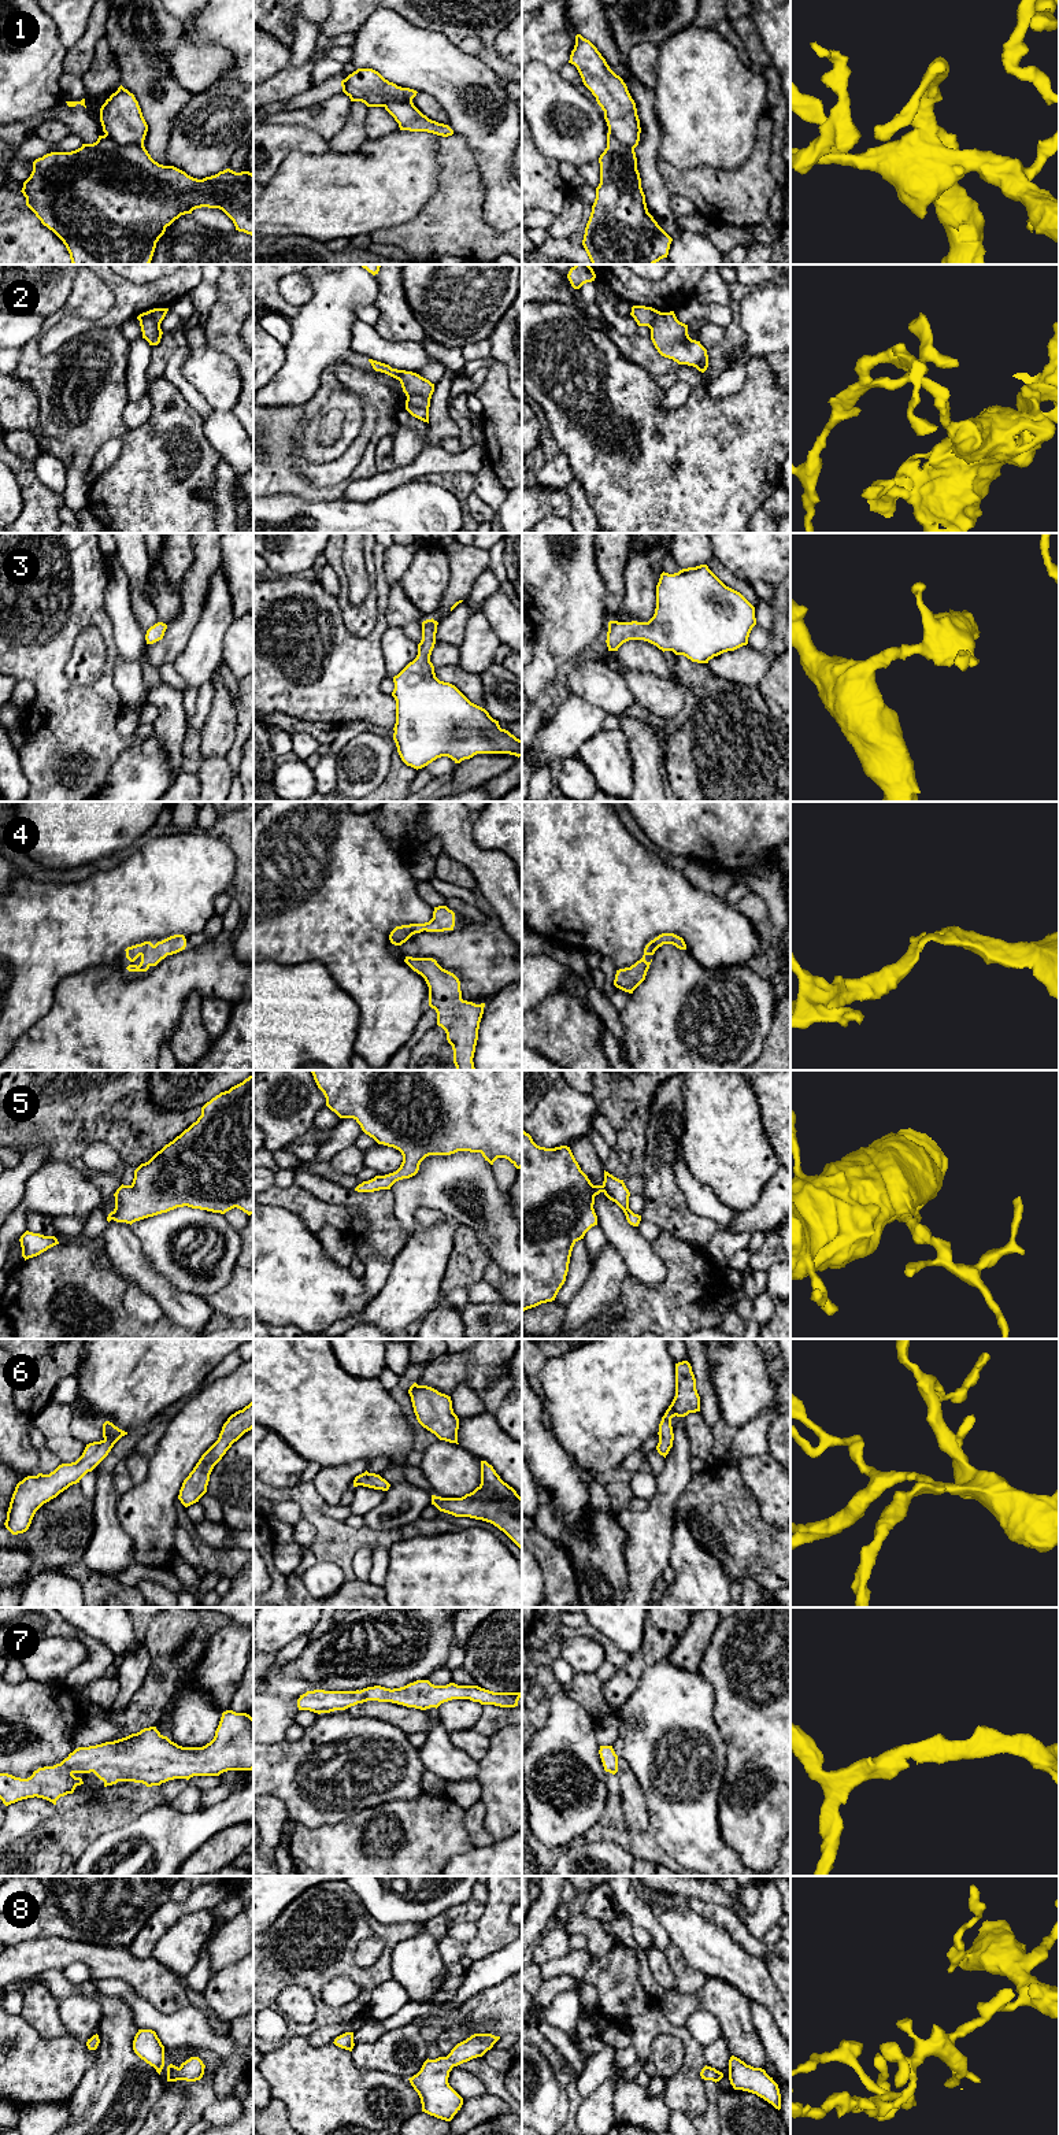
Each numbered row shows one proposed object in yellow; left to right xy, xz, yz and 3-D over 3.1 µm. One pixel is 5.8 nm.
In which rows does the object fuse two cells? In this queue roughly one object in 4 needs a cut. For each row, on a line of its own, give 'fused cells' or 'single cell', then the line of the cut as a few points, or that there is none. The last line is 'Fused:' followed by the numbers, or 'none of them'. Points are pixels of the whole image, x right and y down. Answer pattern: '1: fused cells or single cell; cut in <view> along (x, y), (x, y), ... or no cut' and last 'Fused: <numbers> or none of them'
1: single cell; no cut
2: fused cells; cut in xz along (407, 396), (422, 395), (429, 400)
3: single cell; no cut
4: single cell; no cut
5: single cell; no cut
6: single cell; no cut
7: single cell; no cut
8: single cell; no cut
Fused: 2

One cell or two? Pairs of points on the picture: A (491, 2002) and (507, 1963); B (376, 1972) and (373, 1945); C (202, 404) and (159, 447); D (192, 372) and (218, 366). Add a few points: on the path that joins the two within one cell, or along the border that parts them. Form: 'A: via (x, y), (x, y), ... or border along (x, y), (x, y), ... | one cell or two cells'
A: border along (507, 1976), (470, 1997) | two cells
B: border along (387, 1939), (374, 1963), (359, 1967), (354, 1961) | two cells
C: border along (174, 385), (202, 417) | two cells
D: via (199, 370), (211, 370) | one cell

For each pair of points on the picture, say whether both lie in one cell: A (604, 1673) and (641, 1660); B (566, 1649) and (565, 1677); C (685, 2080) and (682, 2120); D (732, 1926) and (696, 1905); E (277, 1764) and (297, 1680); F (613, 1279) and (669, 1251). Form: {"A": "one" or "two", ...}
{"A": "two", "B": "two", "C": "two", "D": "one", "E": "two", "F": "two"}

